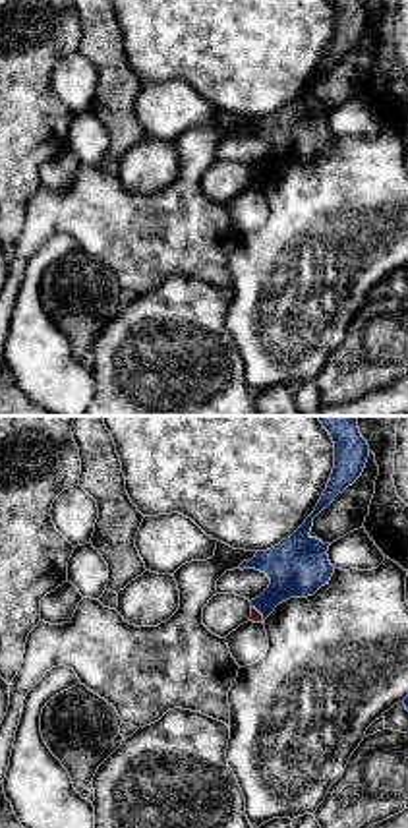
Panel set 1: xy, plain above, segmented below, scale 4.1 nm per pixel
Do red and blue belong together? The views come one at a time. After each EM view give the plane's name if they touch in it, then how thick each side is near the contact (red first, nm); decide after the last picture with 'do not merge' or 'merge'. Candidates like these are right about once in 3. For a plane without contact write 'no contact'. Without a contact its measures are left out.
contact in xy; calibres 50 and 240 nm

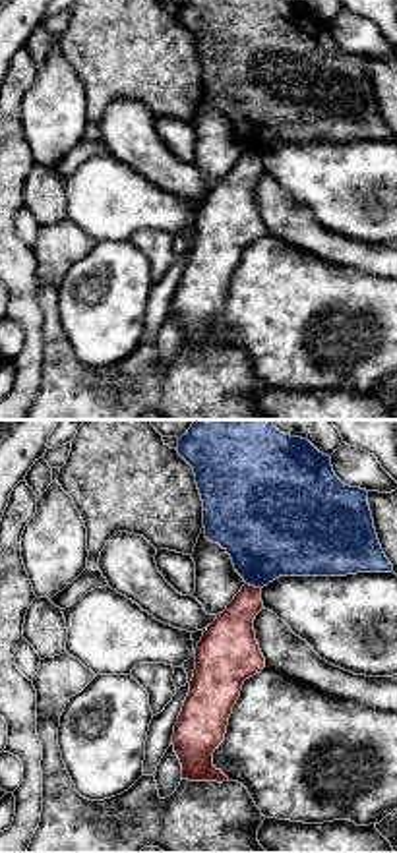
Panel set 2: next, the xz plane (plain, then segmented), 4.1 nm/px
contact in xz; calibres 220 and 400 nm

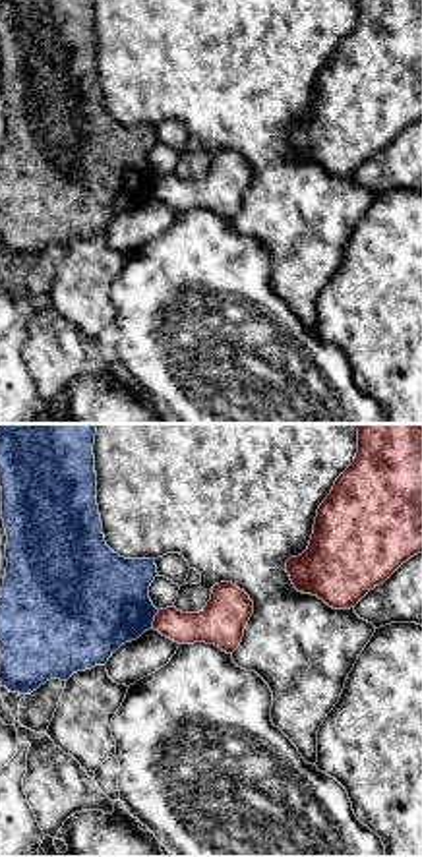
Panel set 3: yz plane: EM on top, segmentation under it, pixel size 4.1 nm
contact in yz; calibres 160 and 400 nm

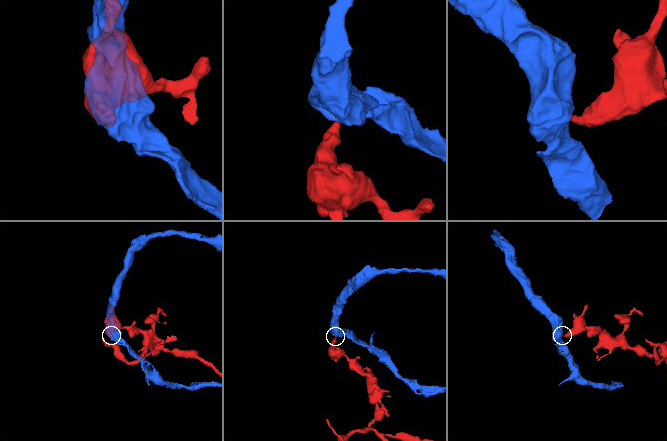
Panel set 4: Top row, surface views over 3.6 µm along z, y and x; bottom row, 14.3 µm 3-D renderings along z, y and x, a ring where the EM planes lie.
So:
do not merge

